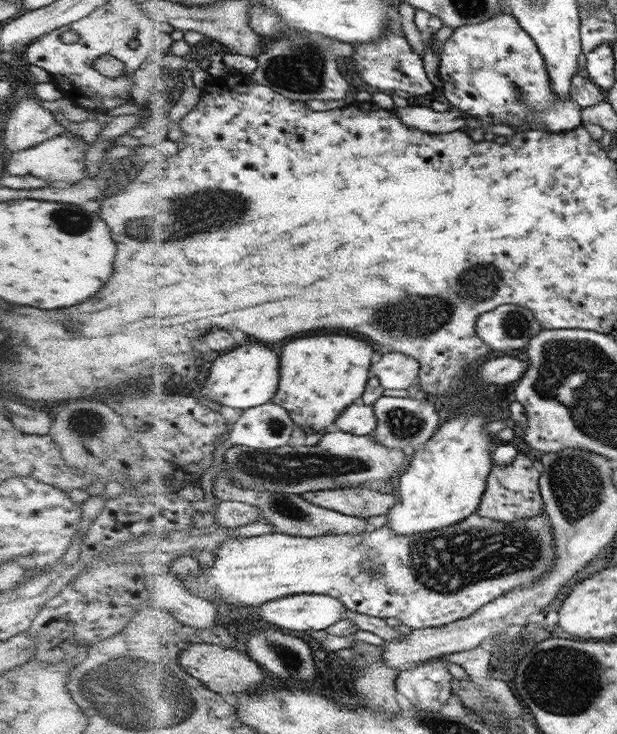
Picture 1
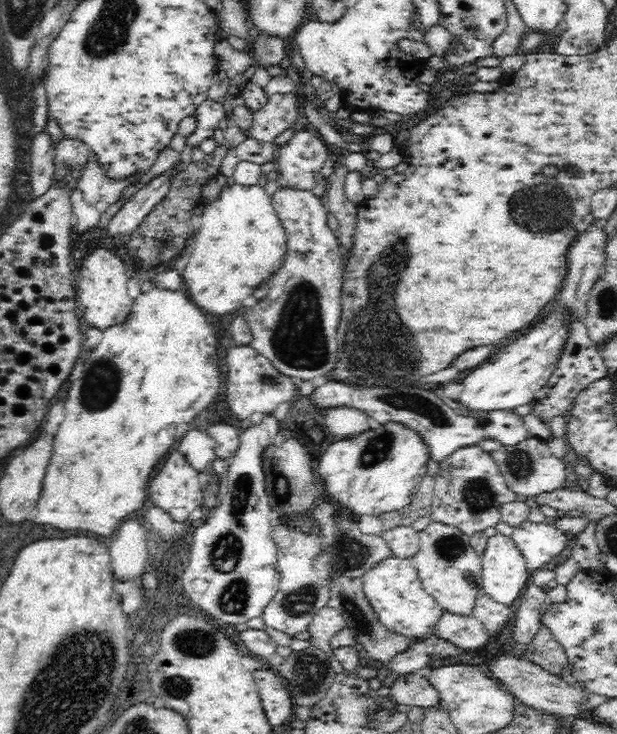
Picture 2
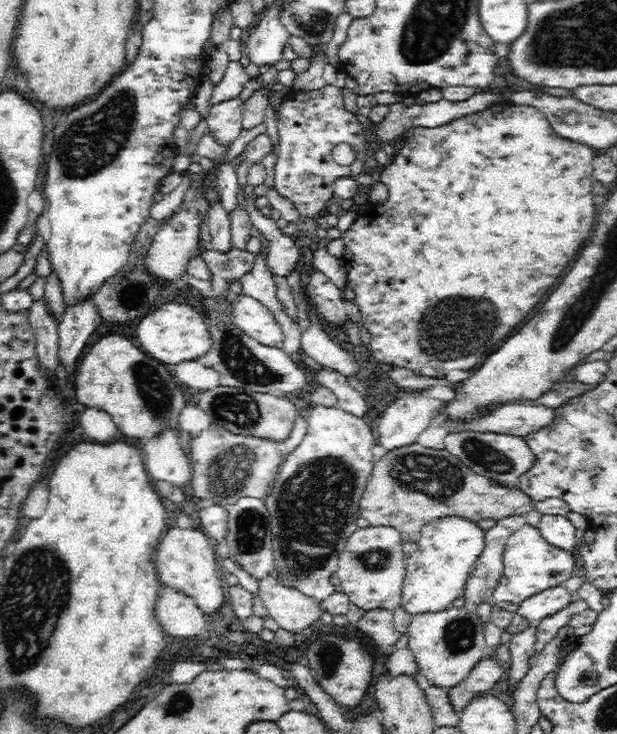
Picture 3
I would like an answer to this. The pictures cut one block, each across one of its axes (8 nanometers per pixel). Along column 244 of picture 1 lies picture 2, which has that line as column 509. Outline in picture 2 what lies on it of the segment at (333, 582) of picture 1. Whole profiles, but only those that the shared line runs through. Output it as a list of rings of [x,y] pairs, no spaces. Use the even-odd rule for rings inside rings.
[[[500,533],[487,538],[481,558],[481,590],[492,600],[509,606],[520,597],[530,577],[517,545]]]

